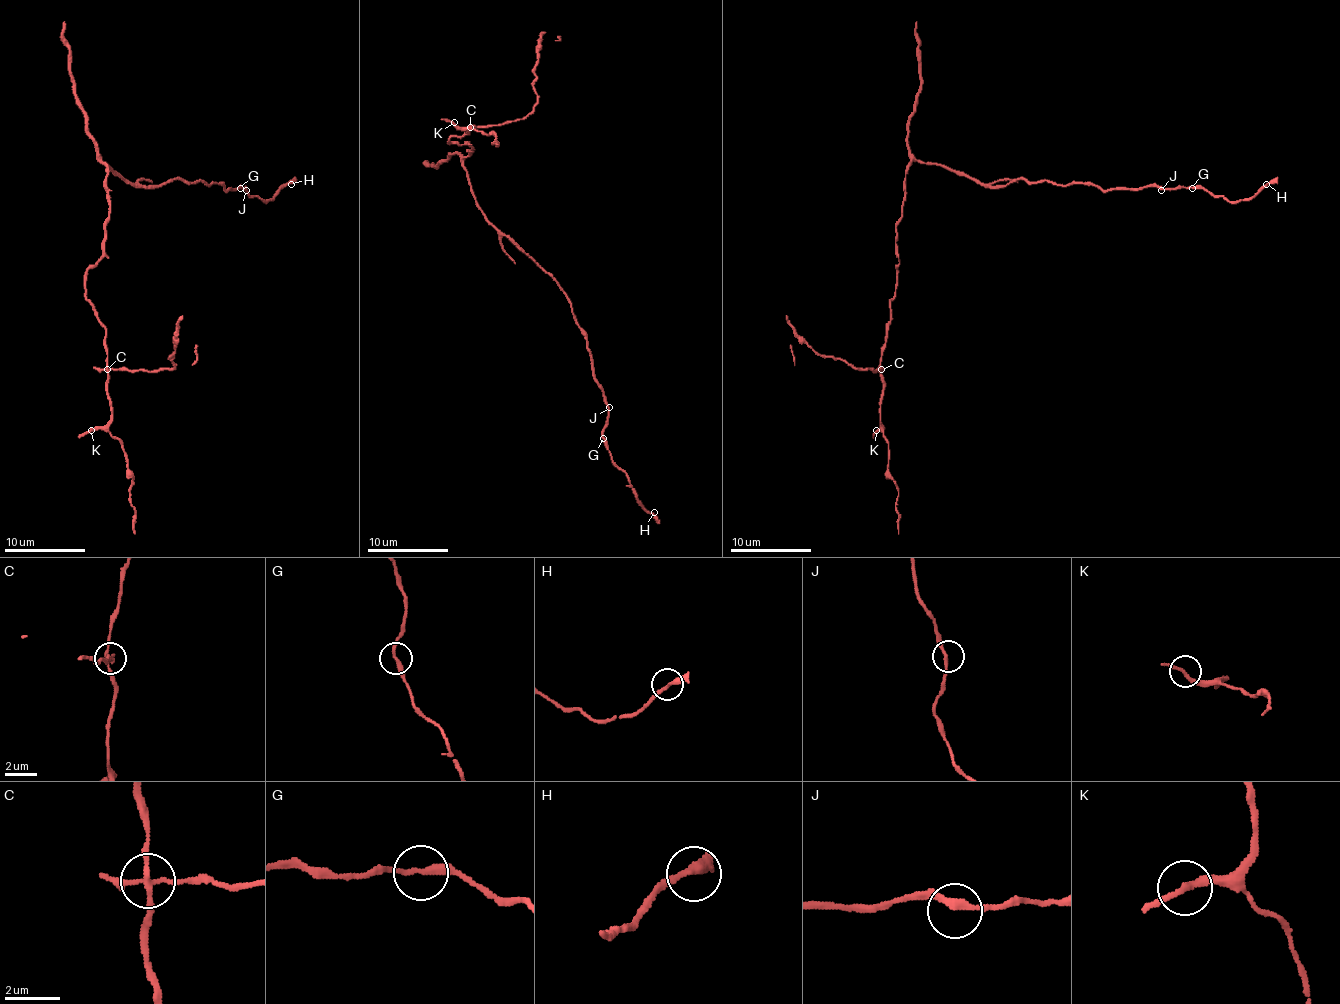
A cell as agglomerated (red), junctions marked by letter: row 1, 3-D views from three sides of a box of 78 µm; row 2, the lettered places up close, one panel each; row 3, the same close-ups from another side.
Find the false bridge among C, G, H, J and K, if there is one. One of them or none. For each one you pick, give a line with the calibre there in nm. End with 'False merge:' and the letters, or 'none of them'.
C: calibre 200 nm
False merge: C

